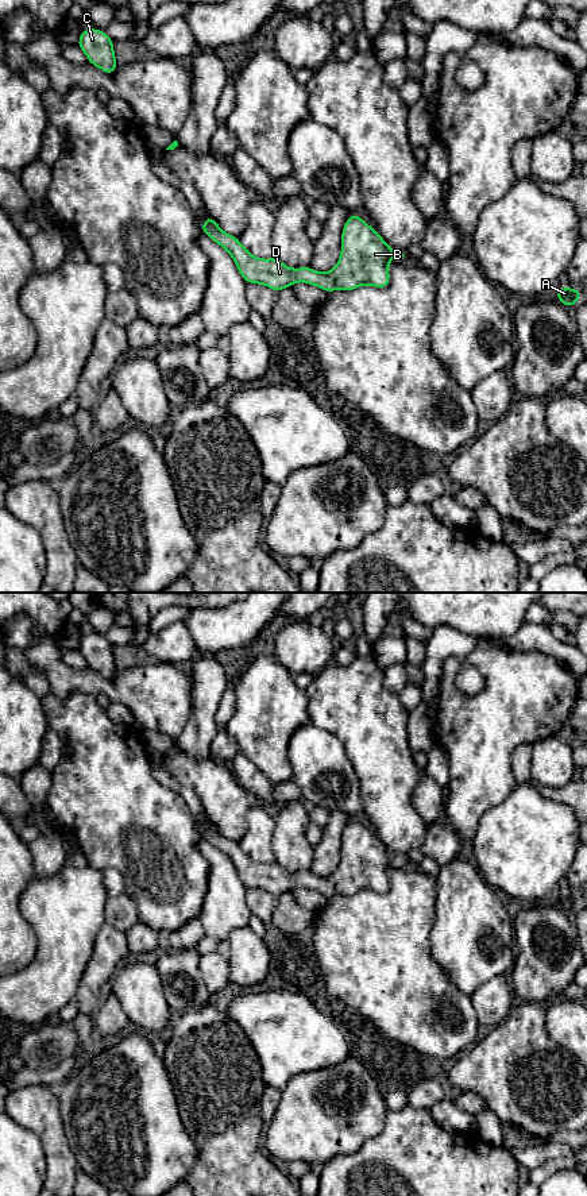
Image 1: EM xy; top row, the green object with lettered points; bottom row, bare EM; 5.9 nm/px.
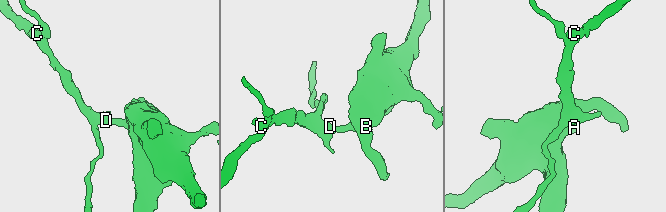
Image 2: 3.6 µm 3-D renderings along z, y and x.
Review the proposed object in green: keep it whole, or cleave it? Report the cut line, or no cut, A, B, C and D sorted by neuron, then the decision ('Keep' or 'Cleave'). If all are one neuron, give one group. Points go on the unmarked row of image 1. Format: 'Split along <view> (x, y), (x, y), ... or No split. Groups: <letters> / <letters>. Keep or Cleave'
No split. Groups: A B C D. Keep

